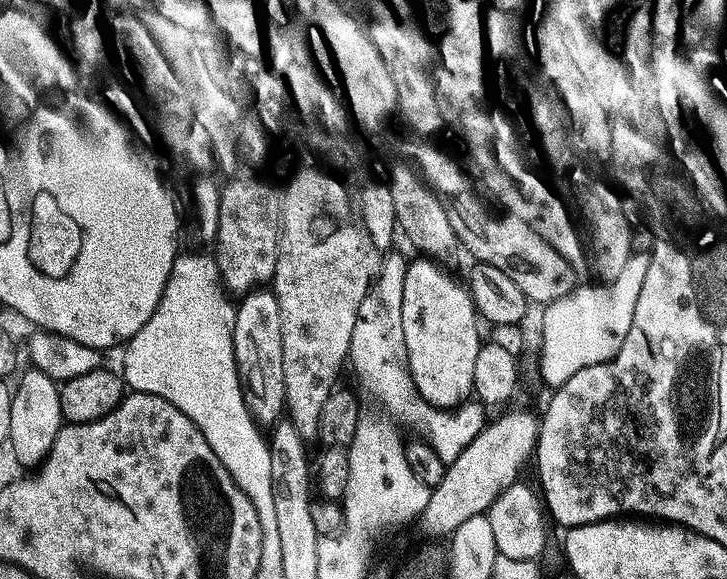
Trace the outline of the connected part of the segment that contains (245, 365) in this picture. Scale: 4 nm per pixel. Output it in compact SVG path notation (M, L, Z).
M257 290L241 299L235 318L234 348L247 408L261 429L270 430L283 419L288 405L281 307L273 291Z

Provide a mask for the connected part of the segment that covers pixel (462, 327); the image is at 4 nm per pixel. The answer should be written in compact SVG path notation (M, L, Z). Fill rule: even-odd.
M416 258L420 260L412 260L408 266L406 274L406 294L402 294L402 330L406 333L406 350L408 351L408 369L412 371L414 378L414 386L418 386L418 394L422 394L422 398L432 408L457 409L461 405L469 403L473 399L476 387L474 386L474 362L478 362L478 354L482 347L482 339L480 340L480 328L482 329L482 321L476 311L476 304L472 300L472 293L467 287L464 288L445 270L439 263L427 258Z

